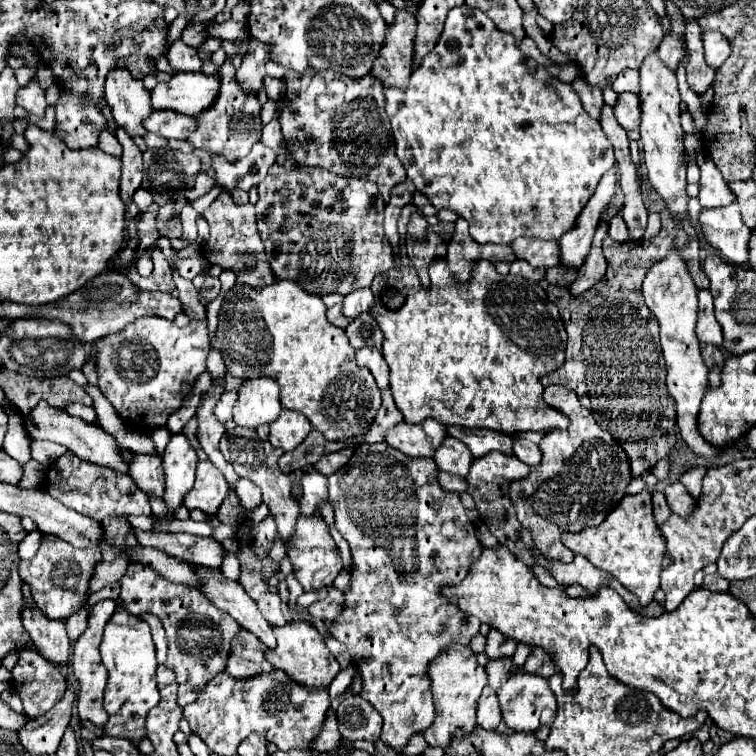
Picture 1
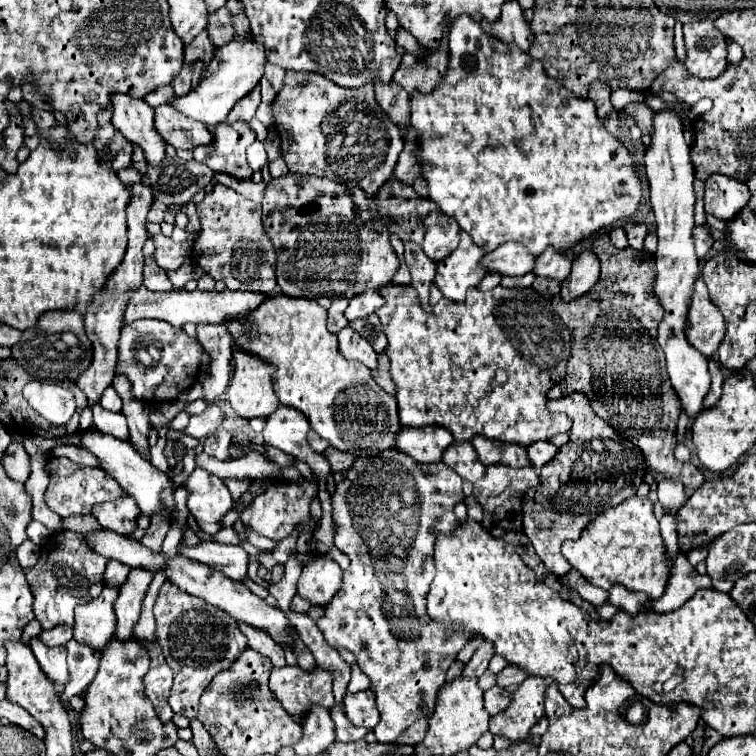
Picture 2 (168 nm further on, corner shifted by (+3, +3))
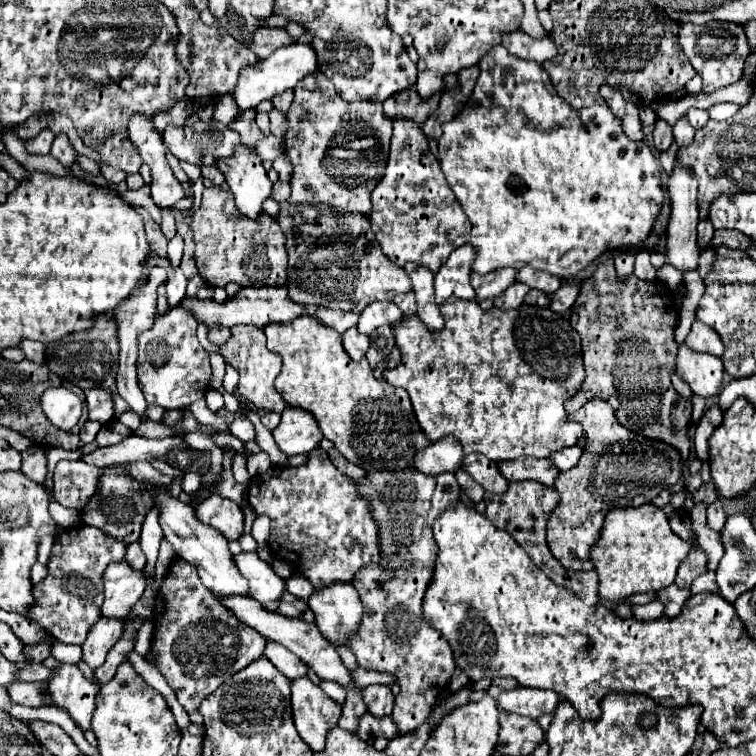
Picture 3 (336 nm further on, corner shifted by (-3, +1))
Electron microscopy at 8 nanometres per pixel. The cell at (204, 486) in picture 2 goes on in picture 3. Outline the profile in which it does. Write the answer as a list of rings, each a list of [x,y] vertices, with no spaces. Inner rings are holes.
[[[212,494],[210,498],[206,498],[204,502],[198,504],[196,514],[198,514],[198,520],[214,526],[228,540],[236,540],[242,534],[244,514],[242,514],[240,506],[236,502],[232,502],[230,498]]]

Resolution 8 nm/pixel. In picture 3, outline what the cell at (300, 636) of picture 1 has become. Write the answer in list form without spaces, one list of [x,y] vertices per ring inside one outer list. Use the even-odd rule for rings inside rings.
[[[306,676],[290,682],[292,718],[300,738],[312,748],[322,750],[326,732],[336,726],[340,718],[340,704],[322,692]]]

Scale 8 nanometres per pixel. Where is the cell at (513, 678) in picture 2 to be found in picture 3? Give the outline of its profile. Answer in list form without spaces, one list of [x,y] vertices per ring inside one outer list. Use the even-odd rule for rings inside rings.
[[[494,678],[492,680],[492,686],[488,688],[488,696],[492,696],[492,698],[498,698],[498,694],[500,692],[504,692],[504,690],[514,690],[514,688],[518,688],[520,684],[514,680],[514,678]]]

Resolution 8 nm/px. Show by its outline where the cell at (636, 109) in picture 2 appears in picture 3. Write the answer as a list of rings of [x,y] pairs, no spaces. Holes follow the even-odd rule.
[[[658,120],[658,122],[656,122],[652,136],[654,136],[654,146],[656,146],[658,152],[668,150],[670,144],[672,144],[672,140],[674,140],[674,138],[672,138],[672,126],[670,126],[666,120]]]

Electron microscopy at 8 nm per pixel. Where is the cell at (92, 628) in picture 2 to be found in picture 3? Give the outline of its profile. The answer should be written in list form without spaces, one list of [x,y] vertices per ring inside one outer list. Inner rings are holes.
[[[126,562],[110,564],[104,572],[102,616],[124,620],[144,592],[142,572],[130,570]]]

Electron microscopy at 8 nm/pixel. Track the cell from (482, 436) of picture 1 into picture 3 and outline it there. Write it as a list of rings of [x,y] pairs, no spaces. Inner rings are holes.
[[[548,458],[500,460],[498,470],[506,480],[536,480],[544,486],[554,486],[554,478],[558,476],[558,470]]]

